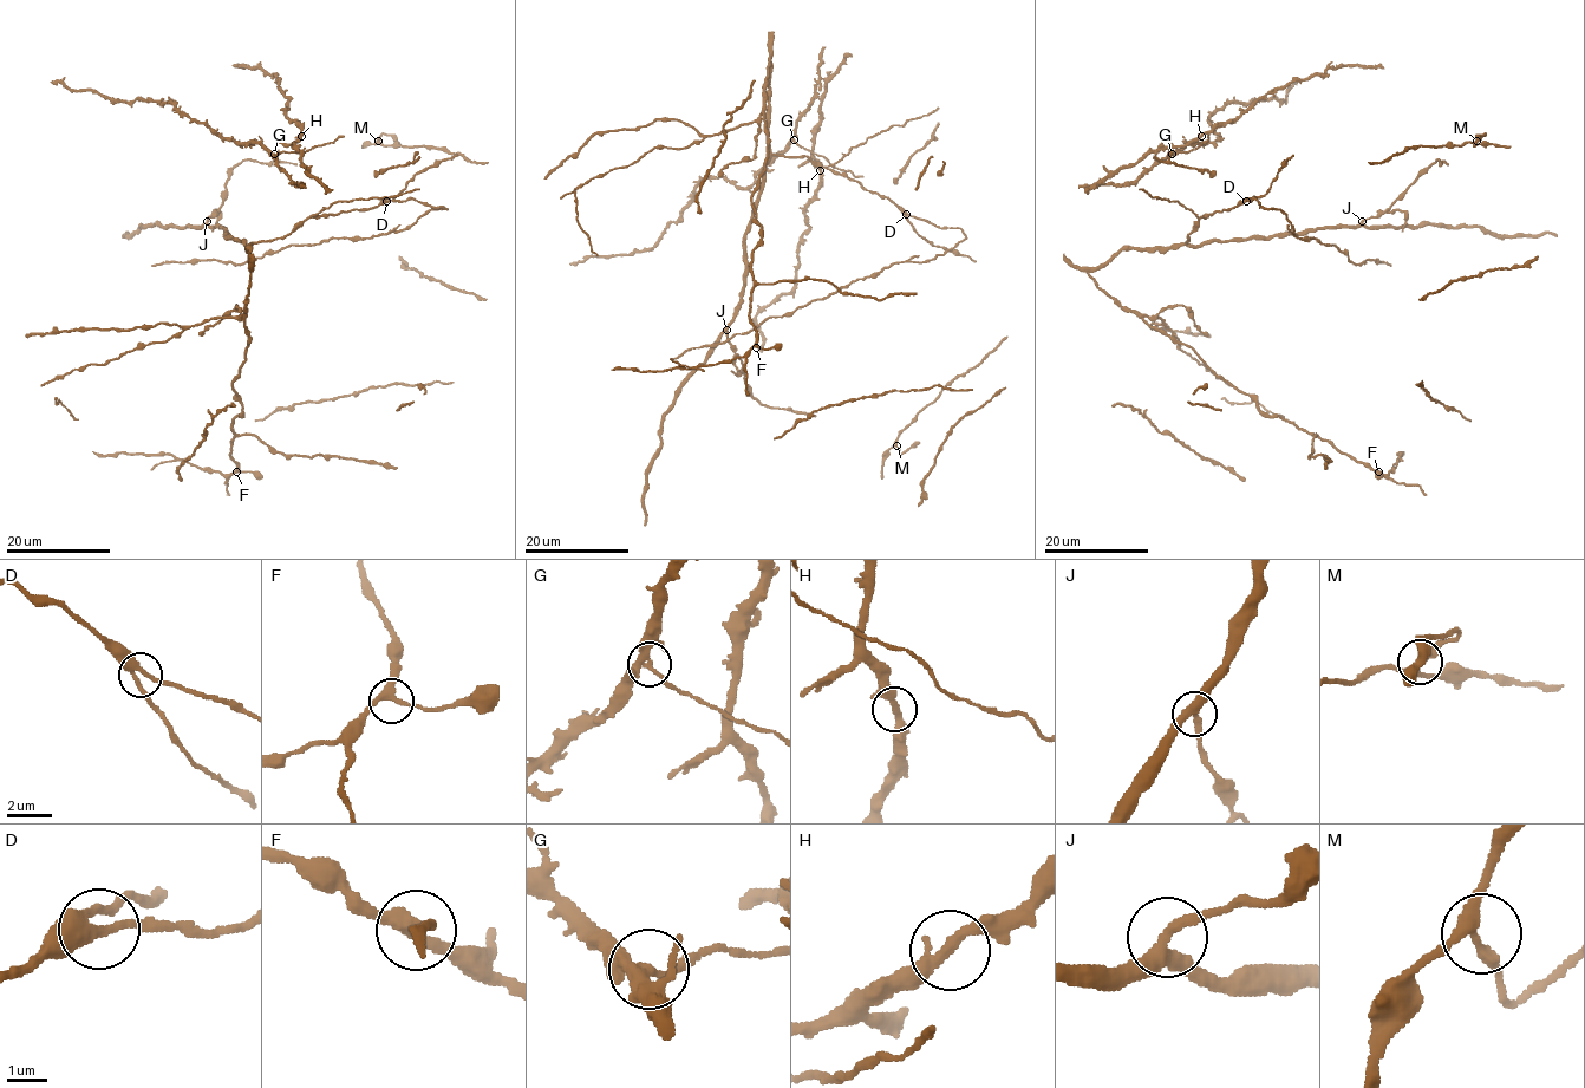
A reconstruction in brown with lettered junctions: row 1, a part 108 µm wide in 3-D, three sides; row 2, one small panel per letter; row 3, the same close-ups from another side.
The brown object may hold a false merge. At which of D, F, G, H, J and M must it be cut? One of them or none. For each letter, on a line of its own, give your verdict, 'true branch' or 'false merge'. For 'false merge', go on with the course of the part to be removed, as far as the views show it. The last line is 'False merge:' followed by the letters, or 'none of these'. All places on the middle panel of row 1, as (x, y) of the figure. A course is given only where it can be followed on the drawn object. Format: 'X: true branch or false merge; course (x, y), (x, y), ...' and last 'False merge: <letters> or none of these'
D: true branch
F: true branch
G: false merge; course (794, 139), (834, 167), (862, 176)
H: true branch
J: true branch
M: true branch
False merge: G

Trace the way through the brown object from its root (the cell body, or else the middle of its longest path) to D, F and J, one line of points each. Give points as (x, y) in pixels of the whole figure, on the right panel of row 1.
D: (1136, 314), (1108, 295), (1088, 273), (1103, 267), (1122, 251), (1178, 248), (1201, 216), (1246, 201)
F: (1136, 314), (1187, 344), (1215, 375), (1246, 392), (1263, 412), (1292, 421), (1378, 471)
J: (1136, 314), (1108, 295), (1088, 273), (1103, 267), (1122, 251), (1303, 235), (1362, 221)

